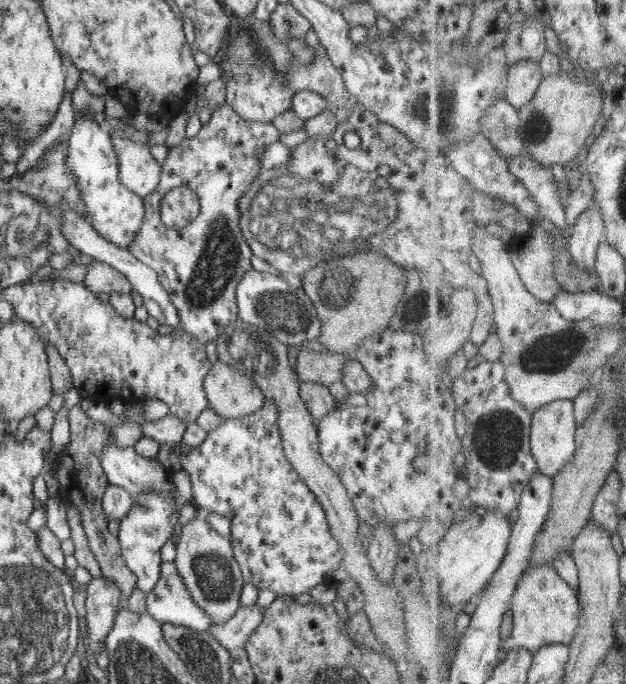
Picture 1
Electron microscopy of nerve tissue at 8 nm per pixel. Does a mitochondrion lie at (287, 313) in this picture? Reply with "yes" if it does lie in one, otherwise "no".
yes

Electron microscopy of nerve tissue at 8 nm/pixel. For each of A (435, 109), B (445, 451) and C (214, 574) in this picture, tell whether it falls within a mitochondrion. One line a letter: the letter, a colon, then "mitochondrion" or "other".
A: mitochondrion
B: other
C: mitochondrion

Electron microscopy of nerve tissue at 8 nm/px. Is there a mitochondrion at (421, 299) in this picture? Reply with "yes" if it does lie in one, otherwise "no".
yes

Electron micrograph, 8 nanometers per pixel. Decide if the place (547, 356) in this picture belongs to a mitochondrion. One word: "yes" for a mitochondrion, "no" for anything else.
yes

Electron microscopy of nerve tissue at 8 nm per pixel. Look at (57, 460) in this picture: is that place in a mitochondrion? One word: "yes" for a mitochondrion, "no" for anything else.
no

